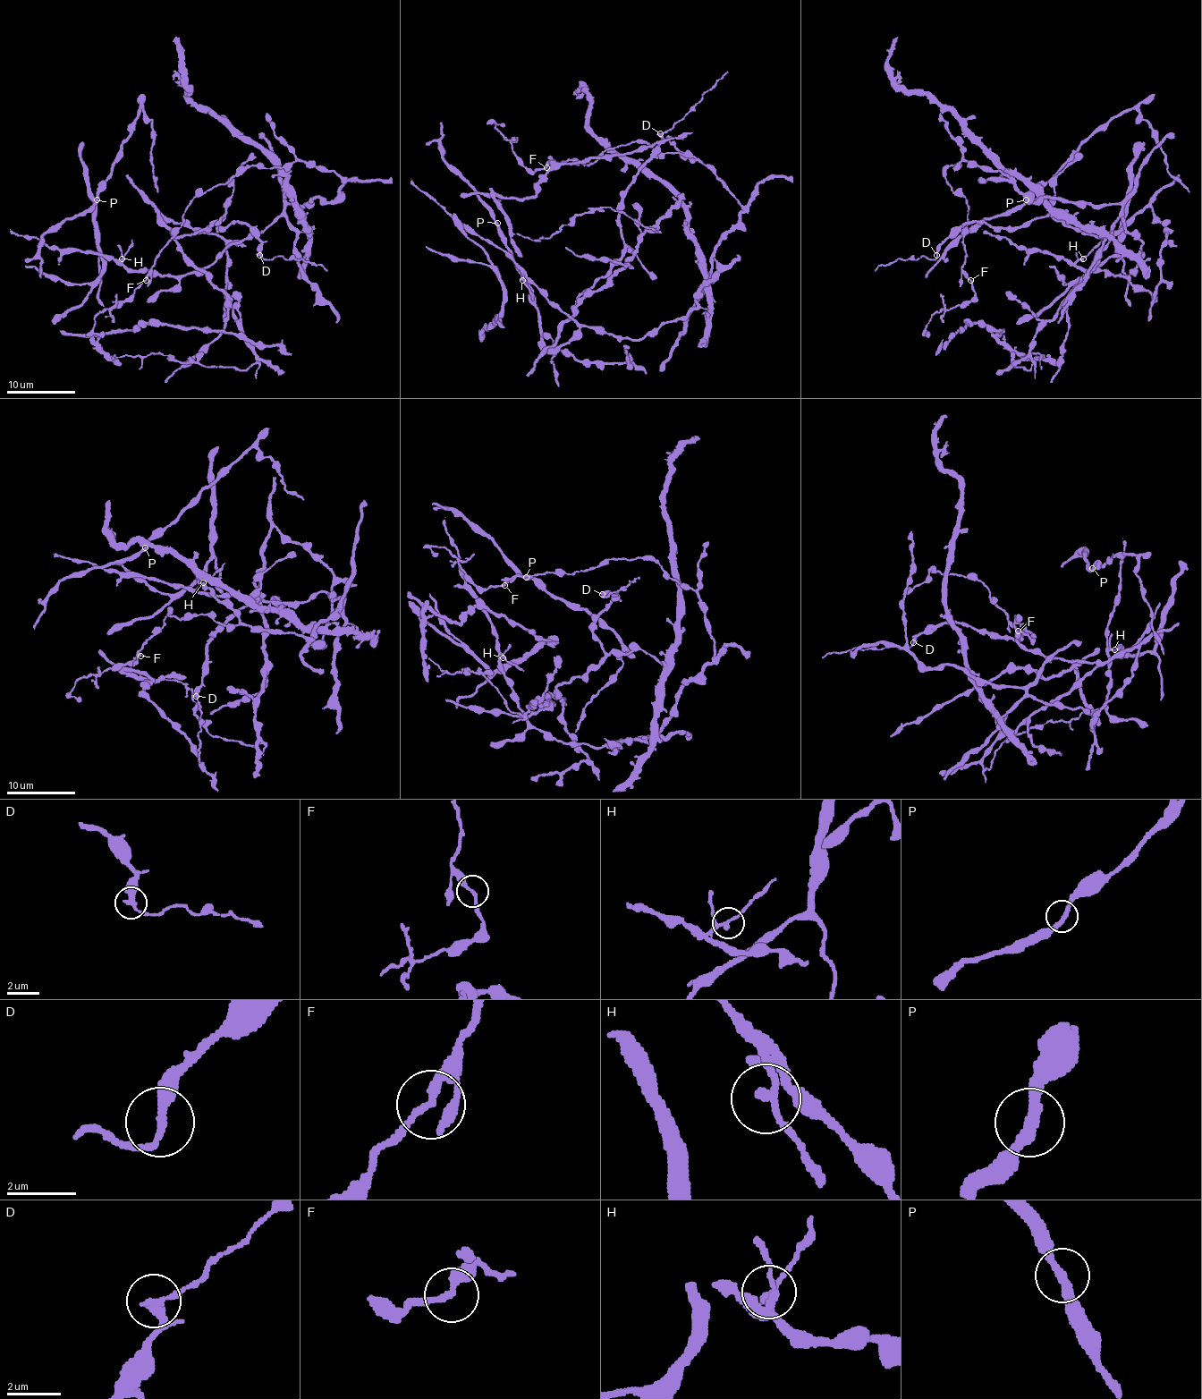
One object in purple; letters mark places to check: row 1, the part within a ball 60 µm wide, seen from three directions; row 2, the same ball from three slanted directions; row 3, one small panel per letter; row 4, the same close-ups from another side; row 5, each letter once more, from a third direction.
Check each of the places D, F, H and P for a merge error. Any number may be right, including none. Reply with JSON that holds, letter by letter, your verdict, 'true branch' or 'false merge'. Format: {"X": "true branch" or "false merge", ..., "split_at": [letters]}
{"D": "false merge", "F": "false merge", "H": "true branch", "P": "true branch", "split_at": ["D", "F"]}

